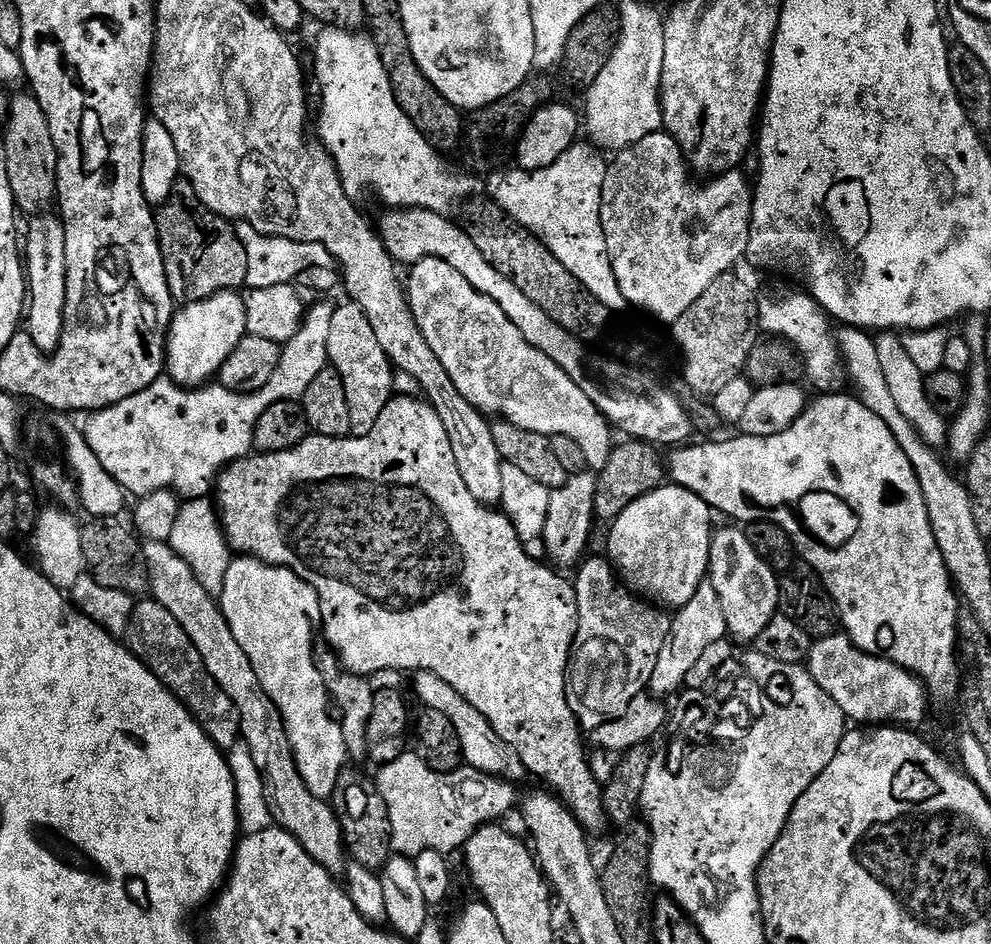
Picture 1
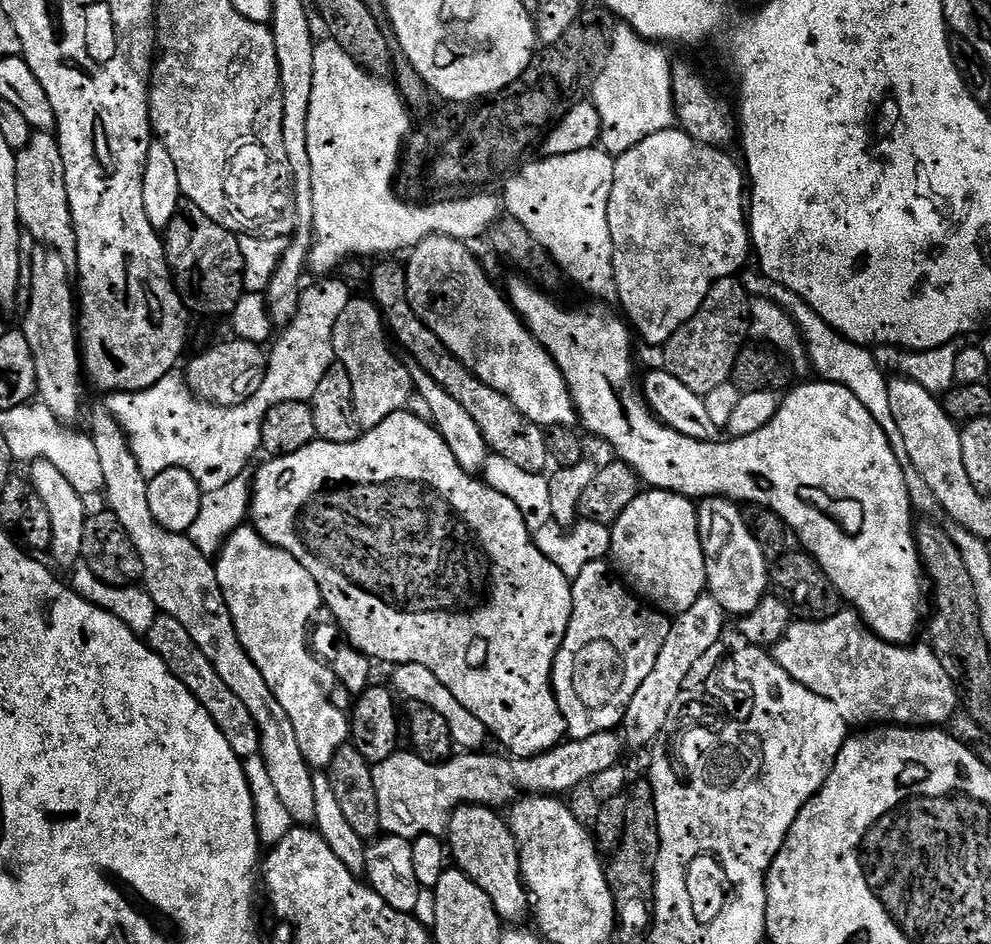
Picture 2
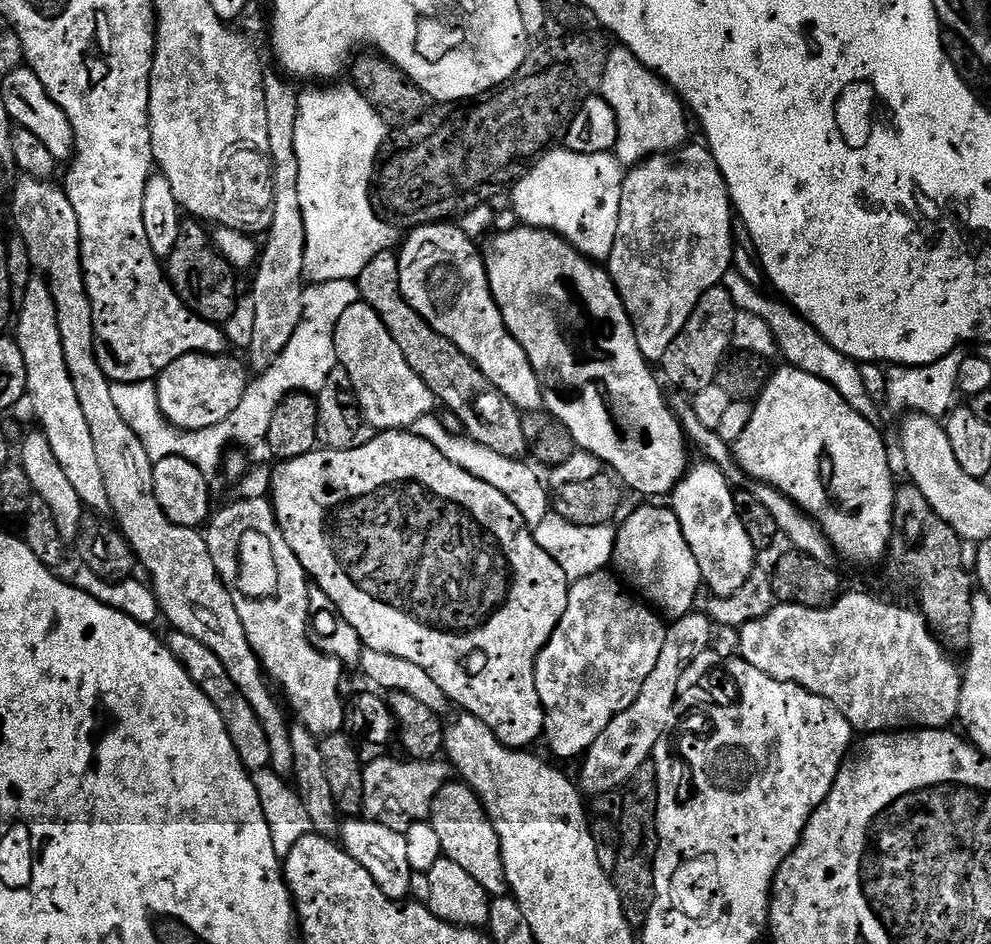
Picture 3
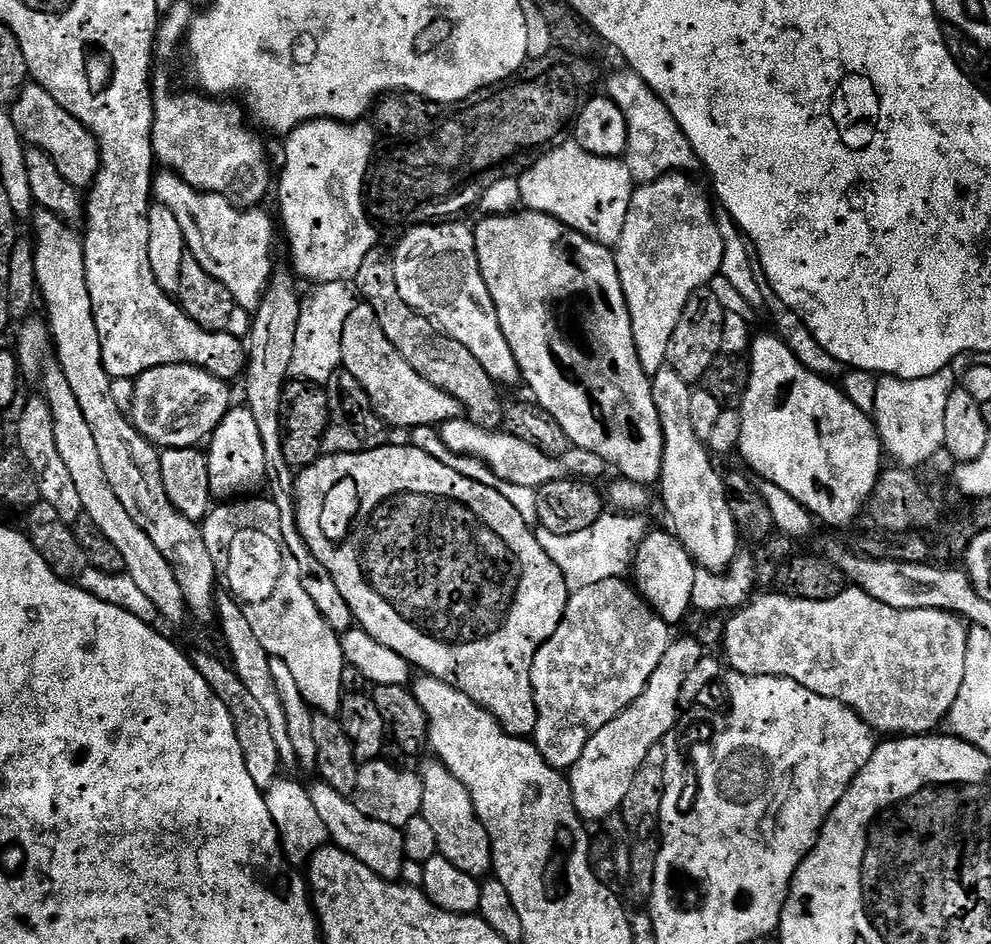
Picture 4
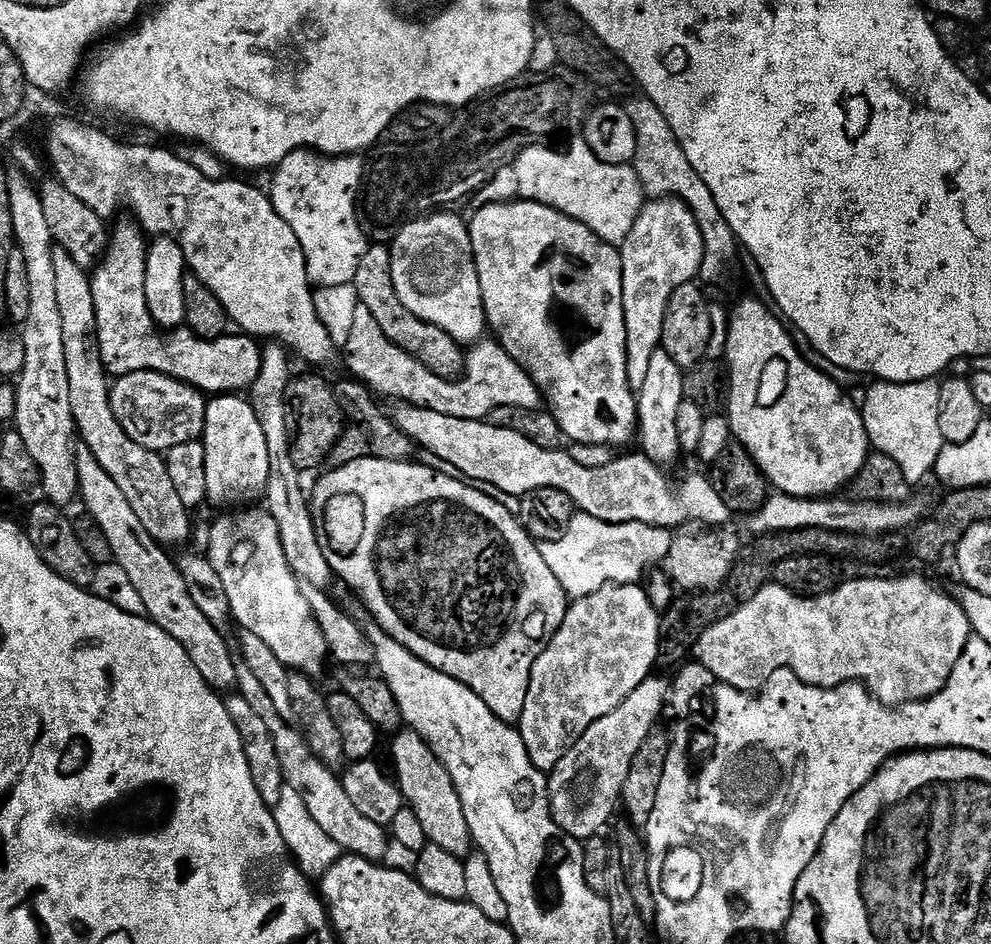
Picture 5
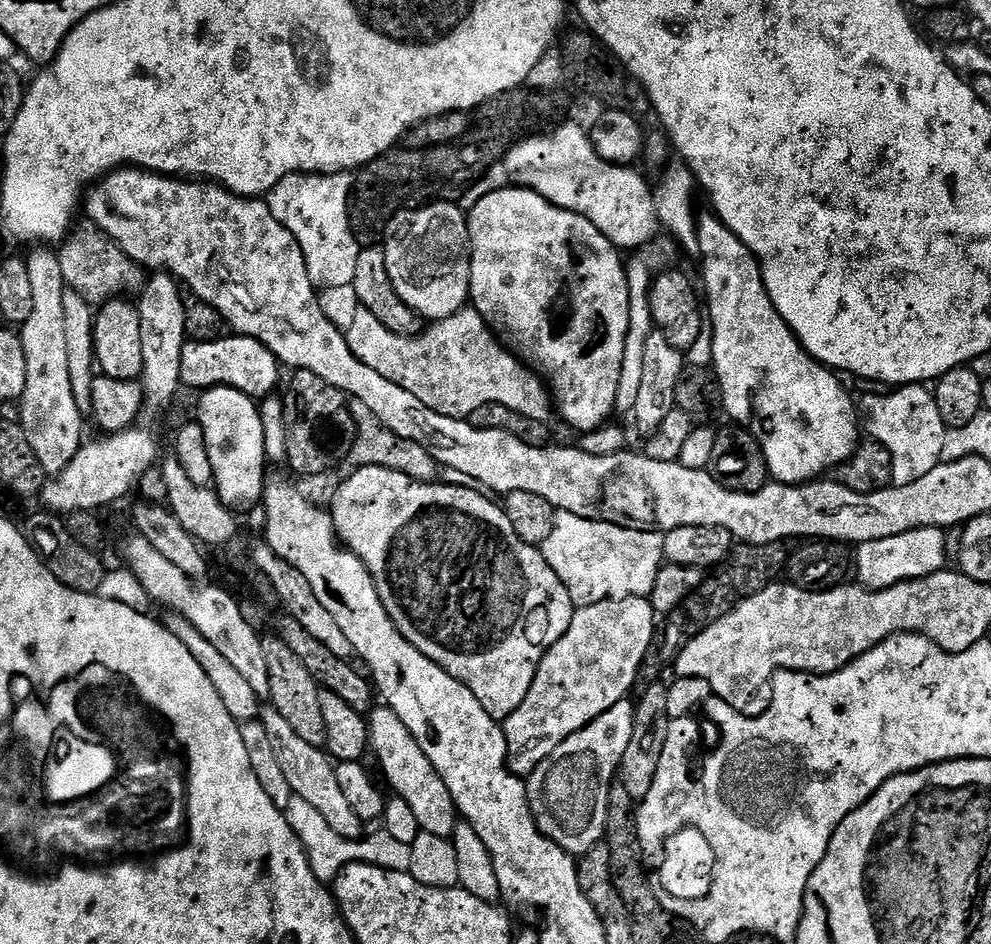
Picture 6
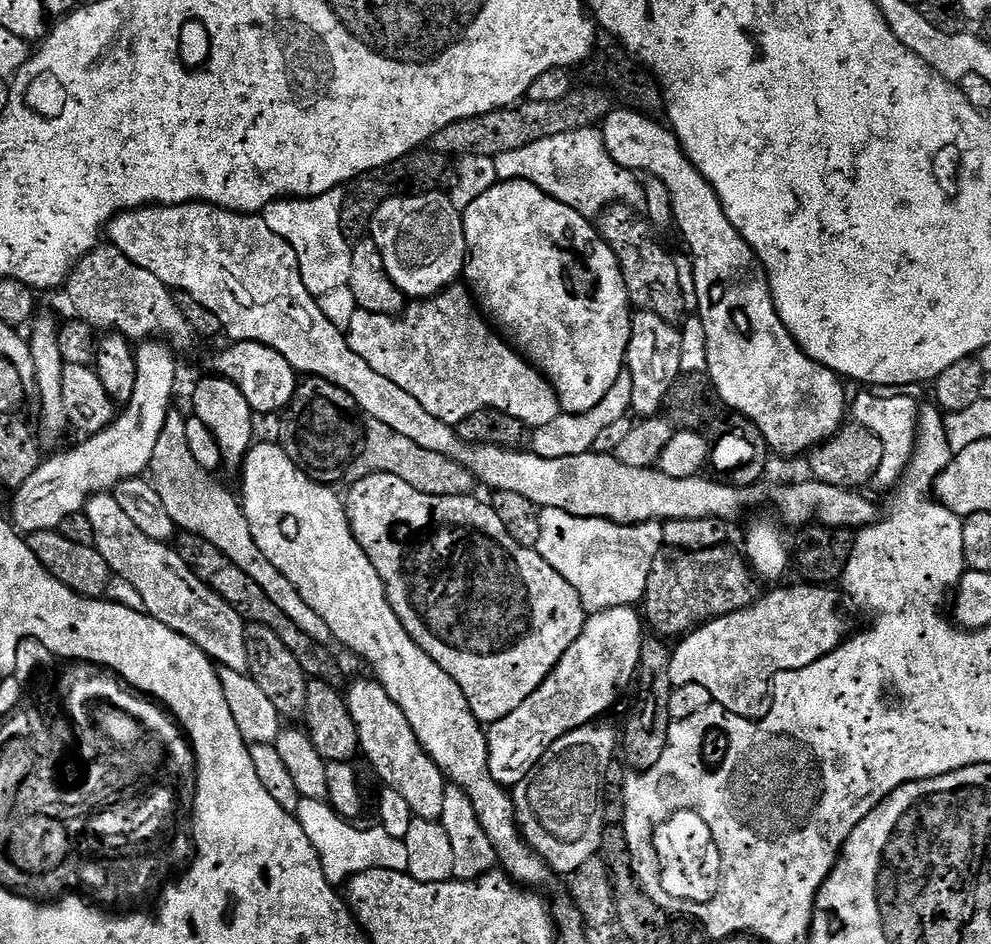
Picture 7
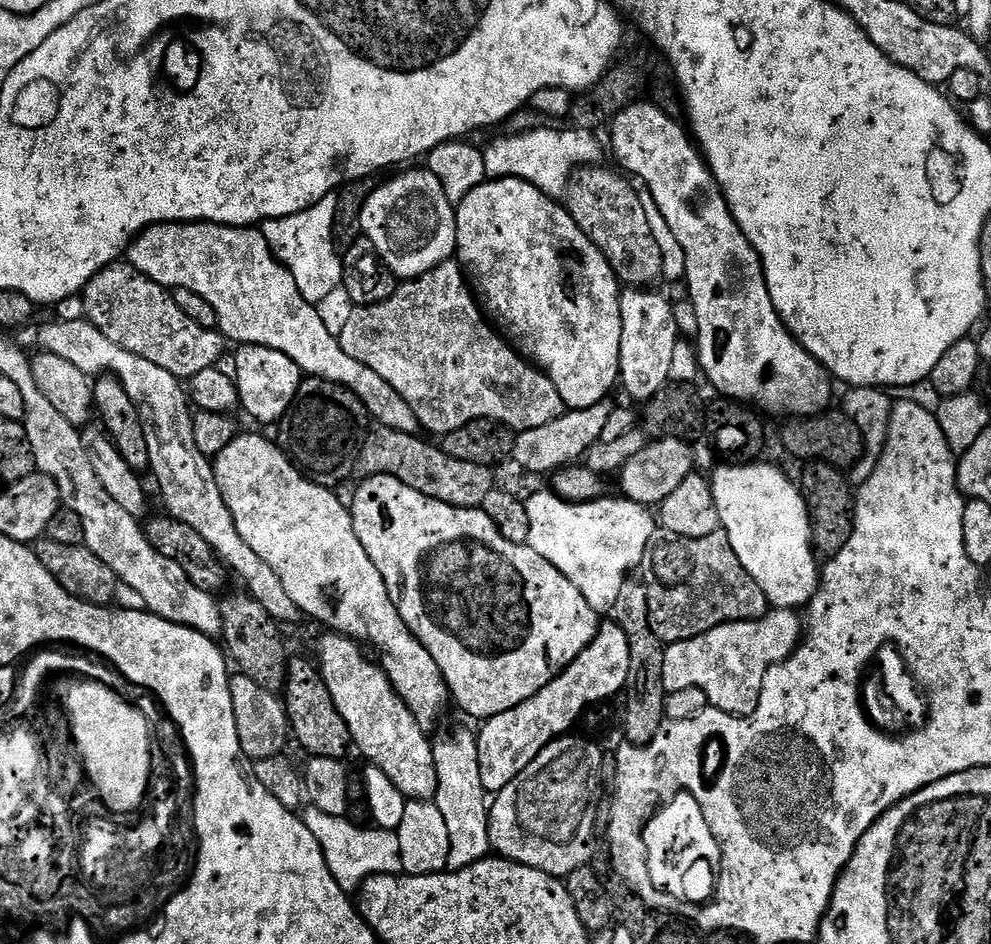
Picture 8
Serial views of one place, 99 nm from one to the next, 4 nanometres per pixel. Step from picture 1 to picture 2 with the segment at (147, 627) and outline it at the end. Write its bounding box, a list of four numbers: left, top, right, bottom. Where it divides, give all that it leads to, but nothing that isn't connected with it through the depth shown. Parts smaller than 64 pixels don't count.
[146,615,260,761]

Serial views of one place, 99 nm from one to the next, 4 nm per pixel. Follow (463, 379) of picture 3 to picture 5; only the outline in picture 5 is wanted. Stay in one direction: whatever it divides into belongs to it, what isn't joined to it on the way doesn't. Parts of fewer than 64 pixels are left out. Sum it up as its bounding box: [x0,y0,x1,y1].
[354,243,466,378]

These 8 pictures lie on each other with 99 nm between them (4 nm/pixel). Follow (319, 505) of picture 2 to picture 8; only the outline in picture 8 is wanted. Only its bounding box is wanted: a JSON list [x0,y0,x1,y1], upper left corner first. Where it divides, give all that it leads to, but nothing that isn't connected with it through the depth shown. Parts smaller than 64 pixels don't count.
[350,476,602,722]

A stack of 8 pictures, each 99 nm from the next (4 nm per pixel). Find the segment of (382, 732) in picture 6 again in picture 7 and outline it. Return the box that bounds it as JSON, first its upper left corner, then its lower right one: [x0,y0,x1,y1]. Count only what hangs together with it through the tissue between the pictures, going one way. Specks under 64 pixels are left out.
[346,678,449,820]

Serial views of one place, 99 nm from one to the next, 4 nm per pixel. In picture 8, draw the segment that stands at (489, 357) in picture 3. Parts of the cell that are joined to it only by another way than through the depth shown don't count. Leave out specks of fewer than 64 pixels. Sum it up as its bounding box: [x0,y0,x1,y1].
[358,170,456,281]

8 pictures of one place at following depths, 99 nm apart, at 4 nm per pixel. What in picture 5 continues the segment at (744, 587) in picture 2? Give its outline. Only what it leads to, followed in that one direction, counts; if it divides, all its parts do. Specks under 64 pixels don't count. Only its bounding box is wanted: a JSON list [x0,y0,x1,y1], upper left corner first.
[636,350,685,466]

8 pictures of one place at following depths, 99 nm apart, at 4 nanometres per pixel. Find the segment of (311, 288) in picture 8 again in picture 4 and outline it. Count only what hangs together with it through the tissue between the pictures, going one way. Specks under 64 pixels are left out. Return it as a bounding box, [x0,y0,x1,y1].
[278,120,378,285]

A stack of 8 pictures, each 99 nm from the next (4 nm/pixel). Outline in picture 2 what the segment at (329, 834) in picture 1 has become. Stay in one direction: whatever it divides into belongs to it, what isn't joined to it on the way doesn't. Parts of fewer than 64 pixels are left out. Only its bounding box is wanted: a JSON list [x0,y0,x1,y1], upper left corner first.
[90,406,315,825]

